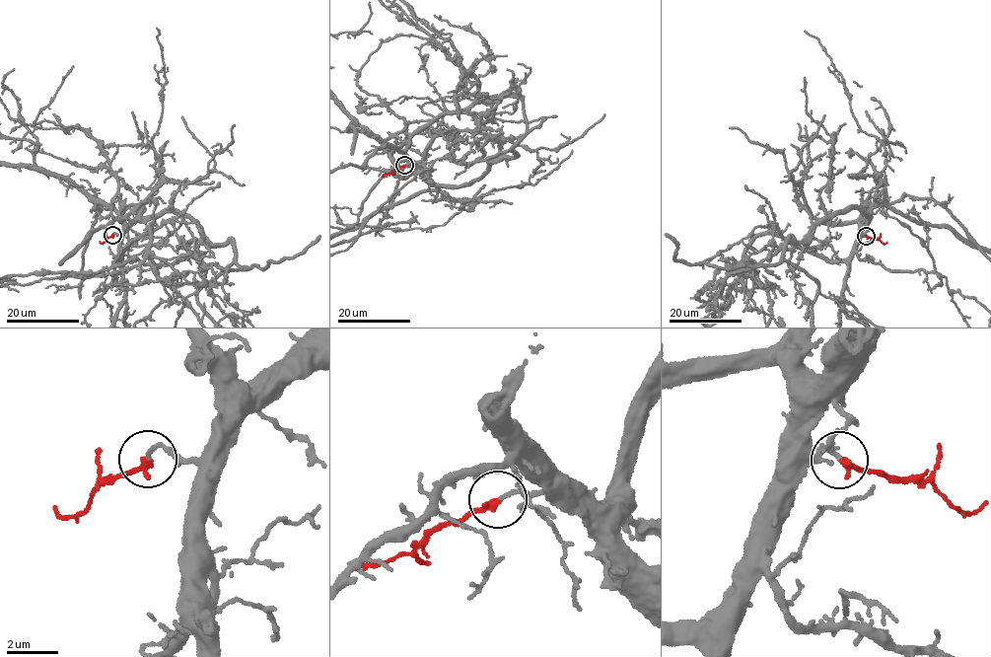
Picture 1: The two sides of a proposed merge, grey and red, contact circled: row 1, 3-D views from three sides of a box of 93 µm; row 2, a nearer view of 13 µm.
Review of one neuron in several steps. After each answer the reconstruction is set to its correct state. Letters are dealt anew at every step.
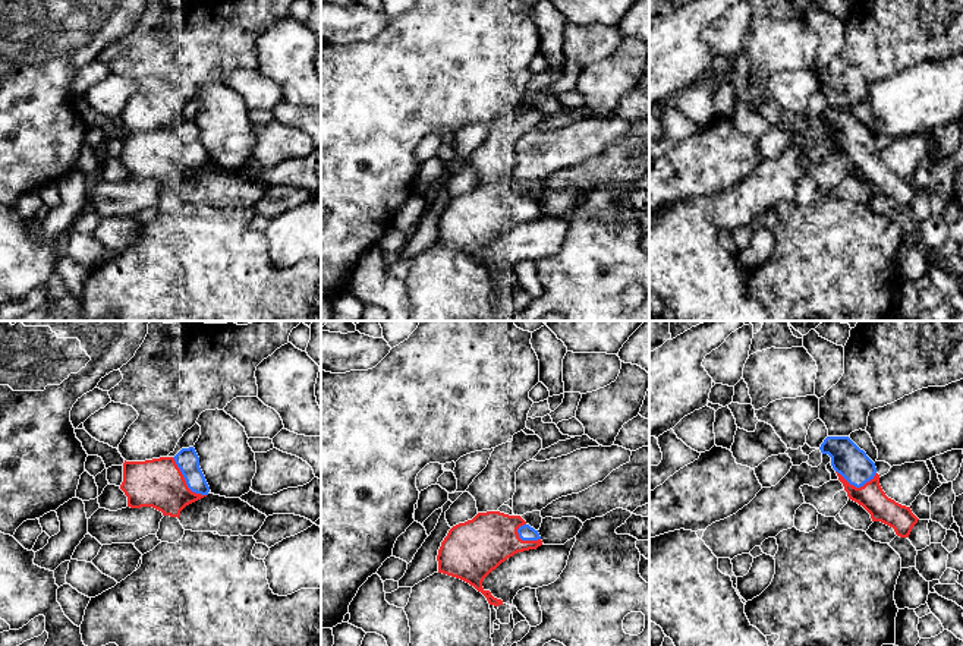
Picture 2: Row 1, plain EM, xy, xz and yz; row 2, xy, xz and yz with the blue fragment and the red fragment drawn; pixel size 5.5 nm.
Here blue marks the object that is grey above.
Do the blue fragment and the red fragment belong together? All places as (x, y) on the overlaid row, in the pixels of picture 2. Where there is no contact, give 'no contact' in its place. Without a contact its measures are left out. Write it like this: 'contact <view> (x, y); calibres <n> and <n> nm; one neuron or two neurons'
contact xy (185, 479); calibres 120 and 260 nm; one neuron

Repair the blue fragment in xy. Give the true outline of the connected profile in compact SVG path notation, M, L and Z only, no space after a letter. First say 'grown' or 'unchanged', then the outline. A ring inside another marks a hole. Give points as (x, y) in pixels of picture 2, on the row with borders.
grown; M193 447L182 448L174 457L125 460L120 489L128 497L128 507L152 507L177 519L186 505L210 492Z

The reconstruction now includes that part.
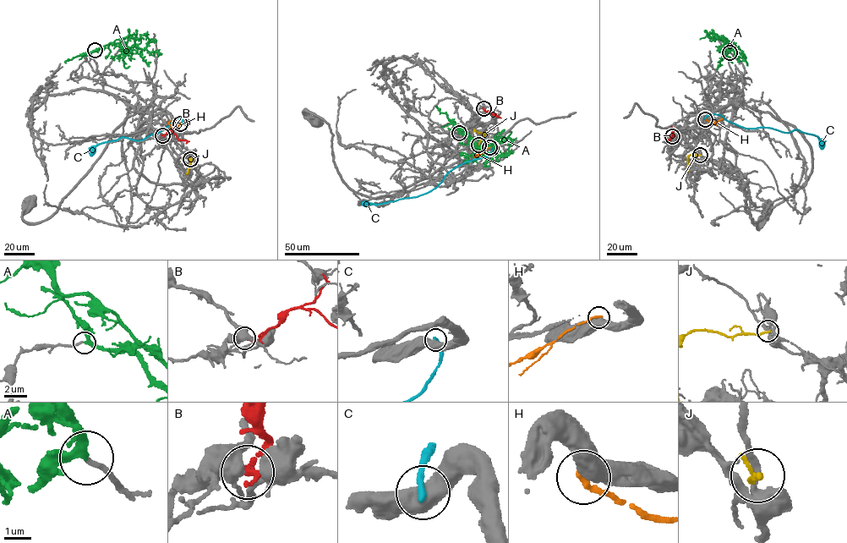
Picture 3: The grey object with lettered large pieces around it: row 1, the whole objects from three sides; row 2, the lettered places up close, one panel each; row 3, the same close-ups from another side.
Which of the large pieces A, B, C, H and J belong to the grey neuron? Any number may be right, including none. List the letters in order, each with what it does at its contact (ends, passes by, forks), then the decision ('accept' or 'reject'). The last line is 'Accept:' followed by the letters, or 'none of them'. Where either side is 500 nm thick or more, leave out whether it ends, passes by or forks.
A: it passes by | reject
B: it ends | reject
C: reject
H: reject
J: it ends | reject
Accept: none of them

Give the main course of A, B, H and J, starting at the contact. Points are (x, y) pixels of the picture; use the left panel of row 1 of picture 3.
A: (95, 50), (121, 43), (150, 52), (158, 52), (160, 49)
B: (162, 135), (171, 131), (178, 139), (187, 141), (186, 143)
H: (180, 123), (172, 126), (168, 124), (170, 120)
J: (189, 159), (186, 173)

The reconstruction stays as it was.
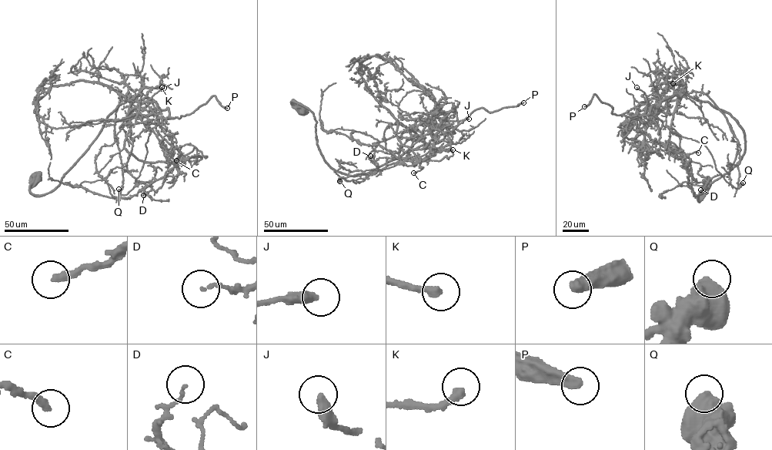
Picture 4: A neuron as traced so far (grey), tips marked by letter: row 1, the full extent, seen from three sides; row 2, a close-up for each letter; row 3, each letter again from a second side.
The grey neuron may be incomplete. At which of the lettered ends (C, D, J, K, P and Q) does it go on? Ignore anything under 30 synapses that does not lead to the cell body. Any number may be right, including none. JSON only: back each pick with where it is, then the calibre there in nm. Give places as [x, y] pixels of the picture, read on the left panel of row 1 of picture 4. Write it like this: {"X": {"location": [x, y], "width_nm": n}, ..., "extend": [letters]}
{"K": {"location": [162, 87], "width_nm": 320}, "P": {"location": [227, 108], "width_nm": 400}, "extend": ["K", "P"]}

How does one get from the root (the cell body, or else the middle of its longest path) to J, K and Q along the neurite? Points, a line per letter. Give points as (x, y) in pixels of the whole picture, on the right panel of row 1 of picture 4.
J: (707, 181), (697, 200), (742, 156), (745, 137), (737, 121), (683, 93), (666, 113), (636, 87)
K: (707, 181), (697, 200), (706, 185), (740, 161), (744, 133), (729, 114), (673, 83)
Q: (707, 181), (697, 200), (740, 161), (744, 133), (683, 93), (671, 124), (681, 150), (706, 180), (743, 183)

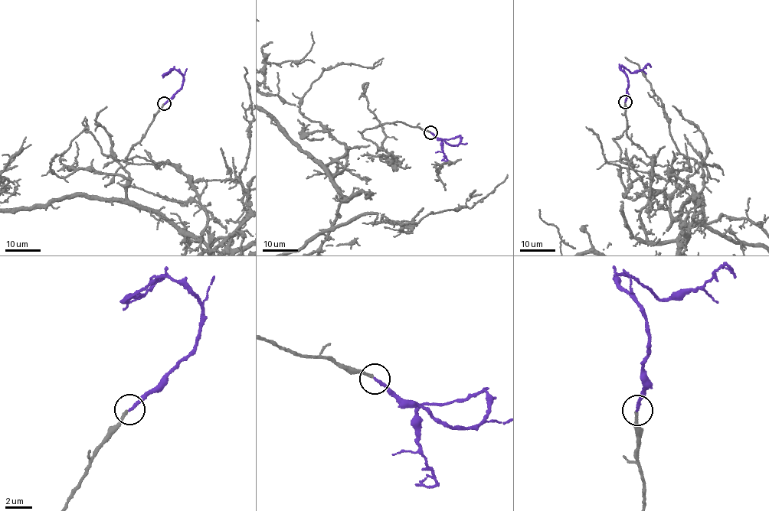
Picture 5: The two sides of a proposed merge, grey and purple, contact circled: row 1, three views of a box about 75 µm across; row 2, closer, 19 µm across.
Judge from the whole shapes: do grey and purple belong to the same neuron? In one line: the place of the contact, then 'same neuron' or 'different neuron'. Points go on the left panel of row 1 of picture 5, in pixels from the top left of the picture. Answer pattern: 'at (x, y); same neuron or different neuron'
at (164, 103); same neuron

